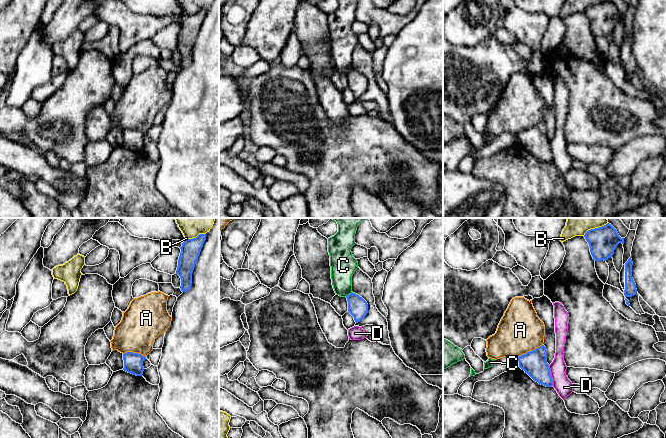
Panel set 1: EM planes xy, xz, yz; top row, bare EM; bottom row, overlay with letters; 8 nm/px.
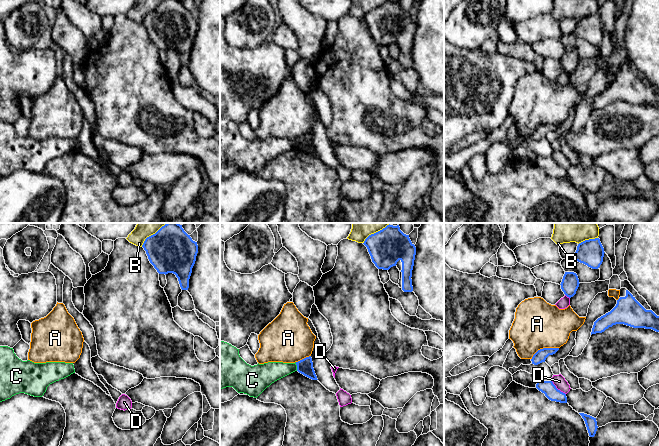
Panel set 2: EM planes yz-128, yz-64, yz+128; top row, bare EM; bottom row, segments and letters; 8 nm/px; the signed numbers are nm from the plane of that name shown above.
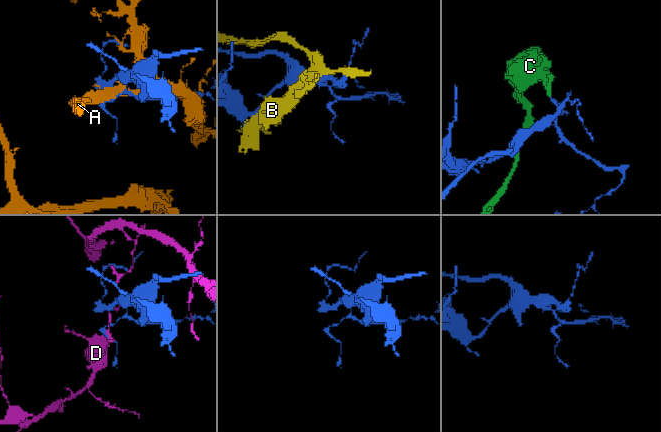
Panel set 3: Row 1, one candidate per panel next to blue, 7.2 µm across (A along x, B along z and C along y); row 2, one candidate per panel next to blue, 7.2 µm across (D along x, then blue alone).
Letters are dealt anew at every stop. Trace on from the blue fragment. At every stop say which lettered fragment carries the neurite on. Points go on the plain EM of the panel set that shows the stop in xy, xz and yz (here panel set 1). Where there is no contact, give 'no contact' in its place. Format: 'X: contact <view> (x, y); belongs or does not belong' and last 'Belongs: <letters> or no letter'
A: contact yz (529, 127); does not belong
B: contact xy (196, 13); does not belong
C: contact xz (349, 70); does not belong
D: contact yz (550, 151); does not belong
Belongs: no letter

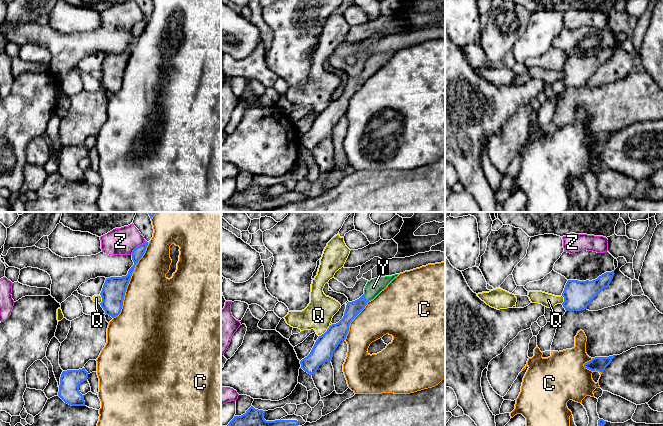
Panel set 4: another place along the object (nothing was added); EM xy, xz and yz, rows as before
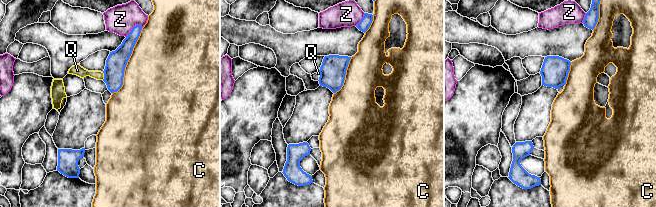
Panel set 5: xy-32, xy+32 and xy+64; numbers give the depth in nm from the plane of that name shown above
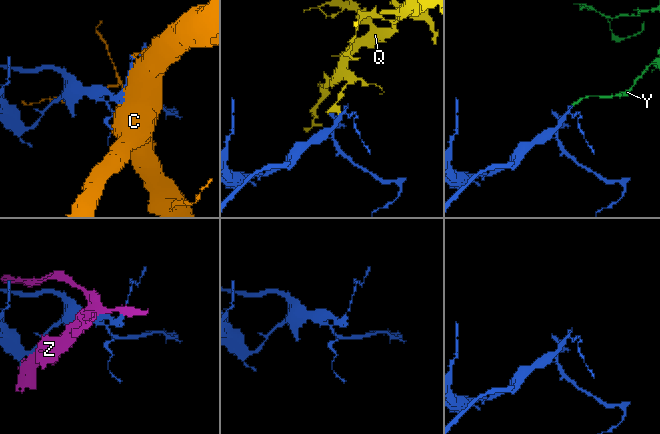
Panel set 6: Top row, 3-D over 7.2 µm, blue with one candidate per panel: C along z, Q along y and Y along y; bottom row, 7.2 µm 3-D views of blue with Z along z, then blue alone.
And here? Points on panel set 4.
C: contact xy (129, 56); does not belong
Q: contact xz (326, 107); does not belong
Y: contact xz (365, 74); belongs
Z: contact xy (138, 22); does not belong
Belongs: Y

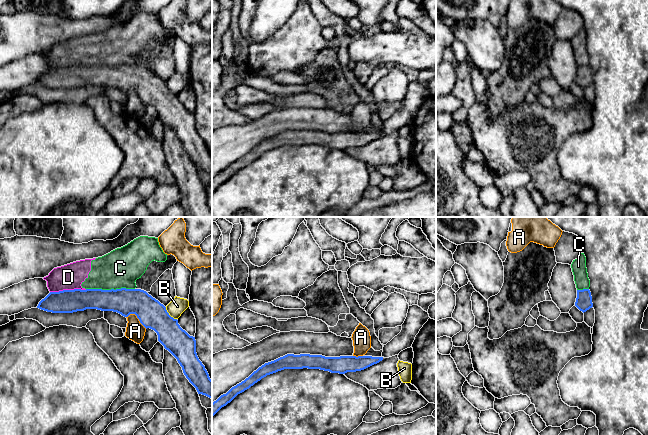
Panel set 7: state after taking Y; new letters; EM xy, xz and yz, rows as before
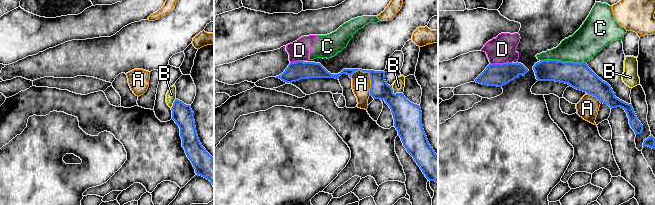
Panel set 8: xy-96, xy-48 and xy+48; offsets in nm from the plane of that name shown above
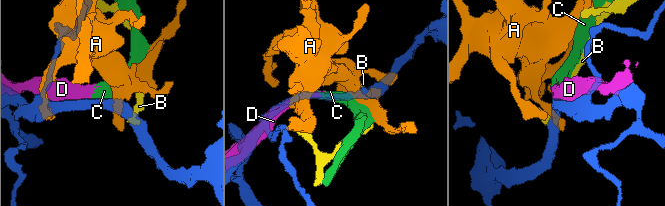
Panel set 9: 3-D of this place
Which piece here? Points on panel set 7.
A: contact xy (137, 93); does not belong
B: contact xy (168, 90); does not belong
C: contact xy (111, 65); does not belong
D: contact xy (68, 66); does not belong
Belongs: no letter

